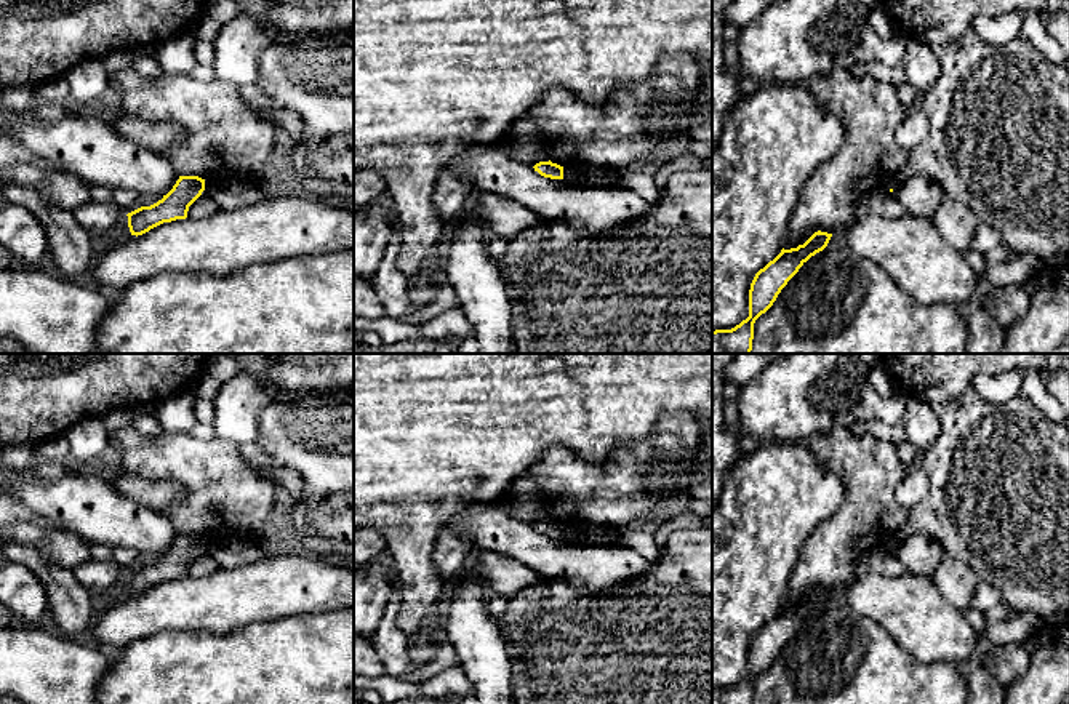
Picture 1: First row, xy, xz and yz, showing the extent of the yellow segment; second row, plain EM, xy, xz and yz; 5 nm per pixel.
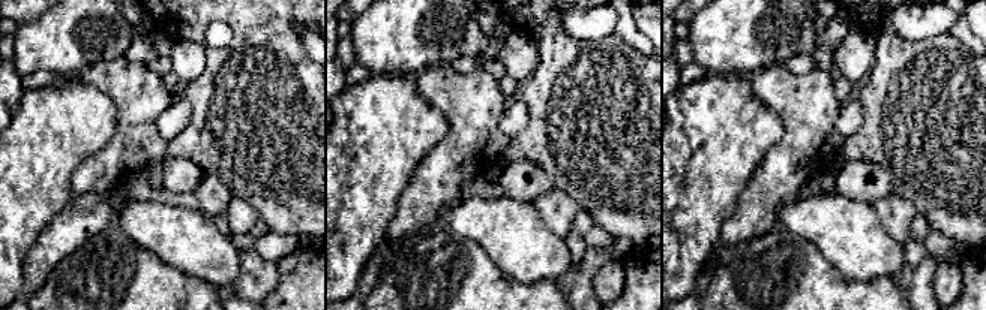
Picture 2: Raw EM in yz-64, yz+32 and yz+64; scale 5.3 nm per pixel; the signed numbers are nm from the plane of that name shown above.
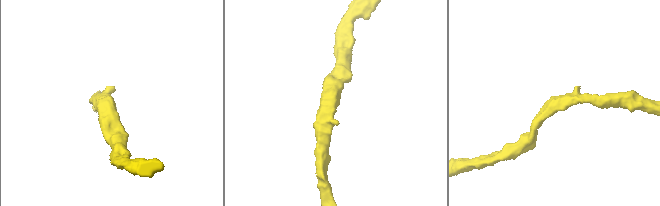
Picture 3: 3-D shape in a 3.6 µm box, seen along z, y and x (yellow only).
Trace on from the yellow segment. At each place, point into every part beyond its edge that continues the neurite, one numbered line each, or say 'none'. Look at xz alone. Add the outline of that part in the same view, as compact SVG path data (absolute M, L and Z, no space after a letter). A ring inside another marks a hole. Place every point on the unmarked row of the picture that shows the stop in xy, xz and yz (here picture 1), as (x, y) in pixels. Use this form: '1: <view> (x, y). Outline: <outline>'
none

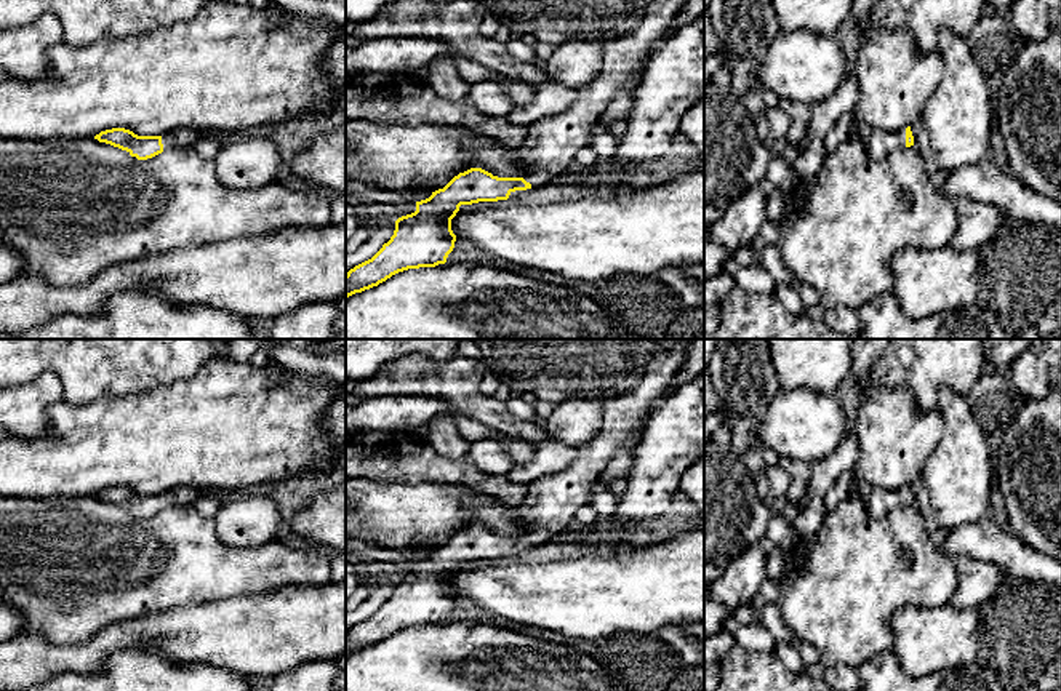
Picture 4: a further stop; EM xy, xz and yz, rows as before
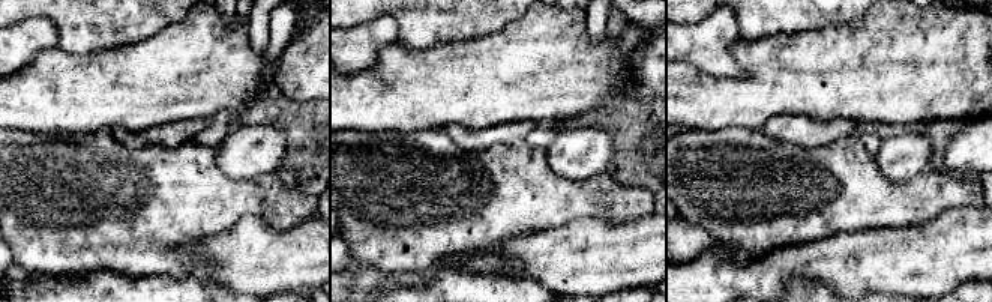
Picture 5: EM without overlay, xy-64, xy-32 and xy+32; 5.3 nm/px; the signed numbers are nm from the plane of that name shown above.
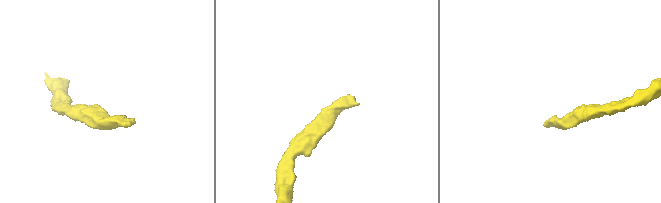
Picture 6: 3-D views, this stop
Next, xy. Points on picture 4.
1: xy (180, 496). Outline: M171 488L162 493L163 509L168 507L182 507L182 505L194 505L194 502L203 494L203 491L192 489L192 488Z

